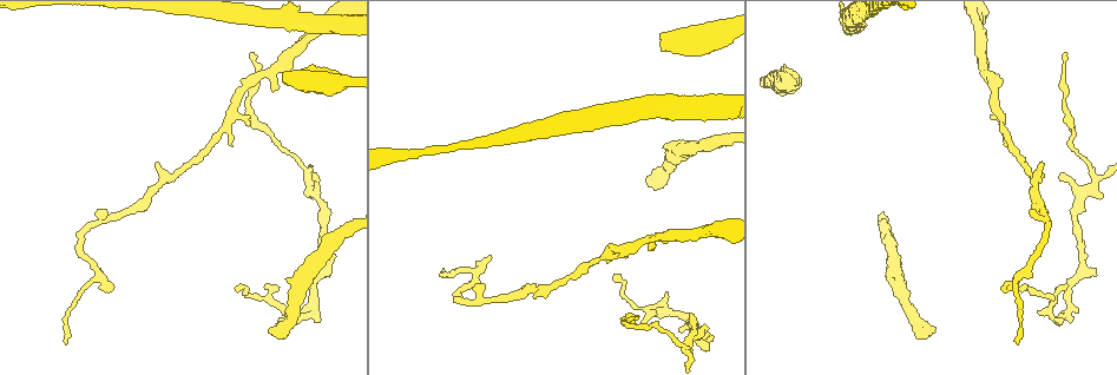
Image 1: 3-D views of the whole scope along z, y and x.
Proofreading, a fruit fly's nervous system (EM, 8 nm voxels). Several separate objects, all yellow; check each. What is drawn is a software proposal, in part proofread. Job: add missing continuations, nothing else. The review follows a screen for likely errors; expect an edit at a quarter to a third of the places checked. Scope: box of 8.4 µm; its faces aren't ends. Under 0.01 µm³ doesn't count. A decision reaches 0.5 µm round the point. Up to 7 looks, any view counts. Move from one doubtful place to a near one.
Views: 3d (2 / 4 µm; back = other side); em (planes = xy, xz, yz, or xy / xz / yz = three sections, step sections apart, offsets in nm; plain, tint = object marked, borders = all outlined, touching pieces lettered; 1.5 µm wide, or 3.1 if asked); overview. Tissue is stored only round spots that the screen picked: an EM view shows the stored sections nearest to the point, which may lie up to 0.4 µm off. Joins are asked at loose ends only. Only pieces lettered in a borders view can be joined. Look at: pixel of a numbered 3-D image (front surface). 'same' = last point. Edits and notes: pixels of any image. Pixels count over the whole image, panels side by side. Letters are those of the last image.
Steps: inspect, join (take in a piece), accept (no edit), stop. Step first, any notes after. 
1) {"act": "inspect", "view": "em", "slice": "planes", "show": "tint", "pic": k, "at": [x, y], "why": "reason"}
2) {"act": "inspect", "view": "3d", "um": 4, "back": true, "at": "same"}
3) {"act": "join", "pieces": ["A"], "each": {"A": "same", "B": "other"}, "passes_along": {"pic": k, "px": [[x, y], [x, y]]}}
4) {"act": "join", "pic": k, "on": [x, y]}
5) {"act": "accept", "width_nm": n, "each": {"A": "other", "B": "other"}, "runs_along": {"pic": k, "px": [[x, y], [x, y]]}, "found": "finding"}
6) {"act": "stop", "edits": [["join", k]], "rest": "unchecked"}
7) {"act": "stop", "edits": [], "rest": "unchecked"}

{"act": "inspect", "view": "3d", "um": 4, "back": true, "pic": 1, "at": [932, 332], "why": "free end"}

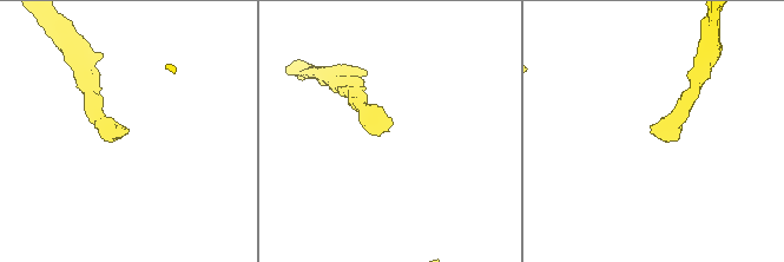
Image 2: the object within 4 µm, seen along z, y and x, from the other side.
{"act": "inspect", "view": "em", "slice": "planes", "show": "plain", "pic": 2, "at": [122, 133], "why": "now the EM"}

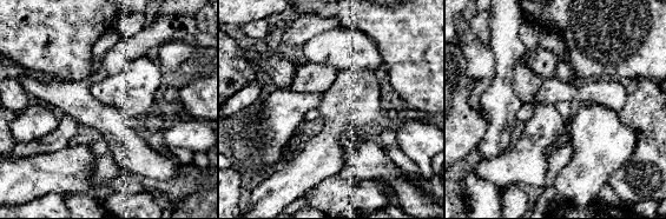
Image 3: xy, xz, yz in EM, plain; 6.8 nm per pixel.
{"act": "inspect", "view": "em", "slice": "planes", "show": "borders", "at": "same", "why": "what lies round it"}

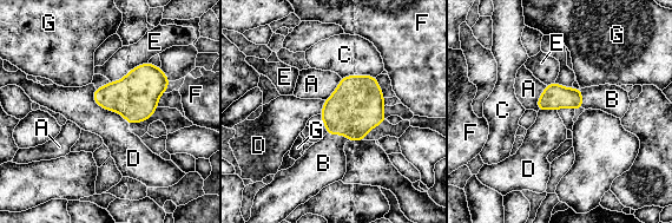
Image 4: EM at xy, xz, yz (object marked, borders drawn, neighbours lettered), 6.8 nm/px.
{"act": "join", "pieces": ["B"], "longest_contact_nm": ["D", 340], "each": {"A": "other", "B": "same", "C": "other", "D": "other", "E": "other", "F": "other", "G": "other"}, "found": "it goes on there"}

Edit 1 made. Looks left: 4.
{"act": "inspect", "view": "3d", "um": 2, "pic": 1, "at": [236, 291], "why": "thin end"}

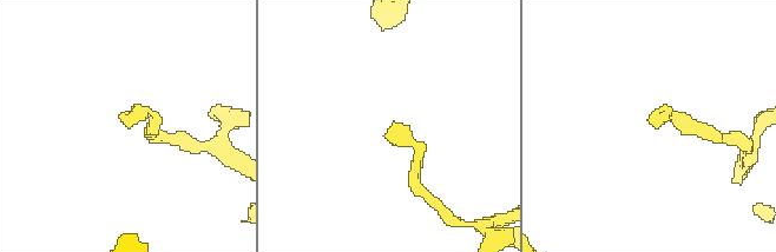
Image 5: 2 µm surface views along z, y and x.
{"act": "inspect", "view": "em", "slice": "planes", "show": "borders", "pic": 5, "at": [655, 126], "why": "need the tissue"}

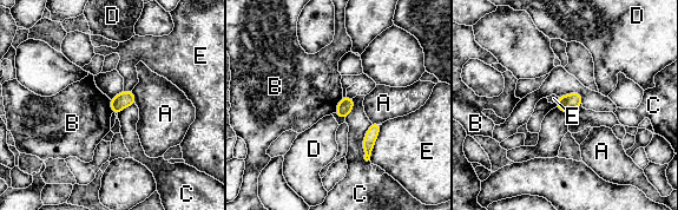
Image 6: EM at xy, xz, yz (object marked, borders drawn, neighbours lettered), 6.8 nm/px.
{"act": "accept", "width_nm": 100, "each": {"A": "other", "B": "other", "C": "other", "D": "other", "E": "other"}, "border": {"pic": 6, "px": [[372, 123], [363, 139], [363, 153]]}, "found": "none of them fits"}

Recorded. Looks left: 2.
{"act": "inspect", "view": "em", "slice": "planes", "show": "plain", "pic": 1, "at": [689, 312], "why": "tapers out"}

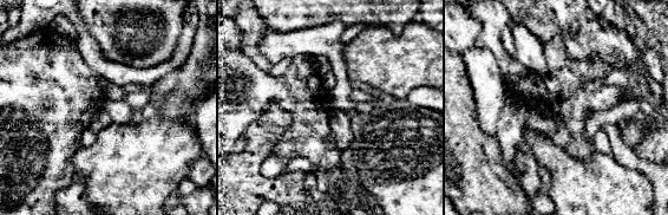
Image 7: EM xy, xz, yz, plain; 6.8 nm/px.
{"act": "inspect", "view": "em", "slice": "planes", "show": "borders", "at": "same", "why": "see the neighbours"}

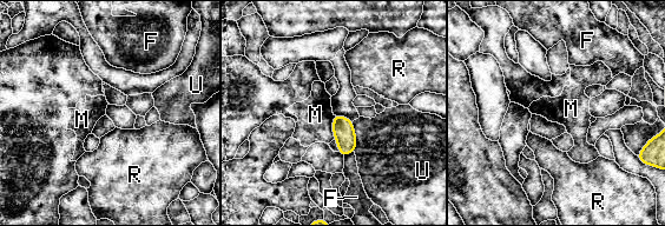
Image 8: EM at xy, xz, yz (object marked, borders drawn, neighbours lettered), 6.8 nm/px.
{"act": "accept", "each": {"F": "other", "M": "other", "R": "other", "U": "other"}, "border": {"pic": 8, "px": [[335, 115], [333, 120], [334, 138]]}, "found": "no lettered piece goes on from it"}

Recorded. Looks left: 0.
{"act": "stop", "edits": [["join", 4]], "rest": "unchecked"}

